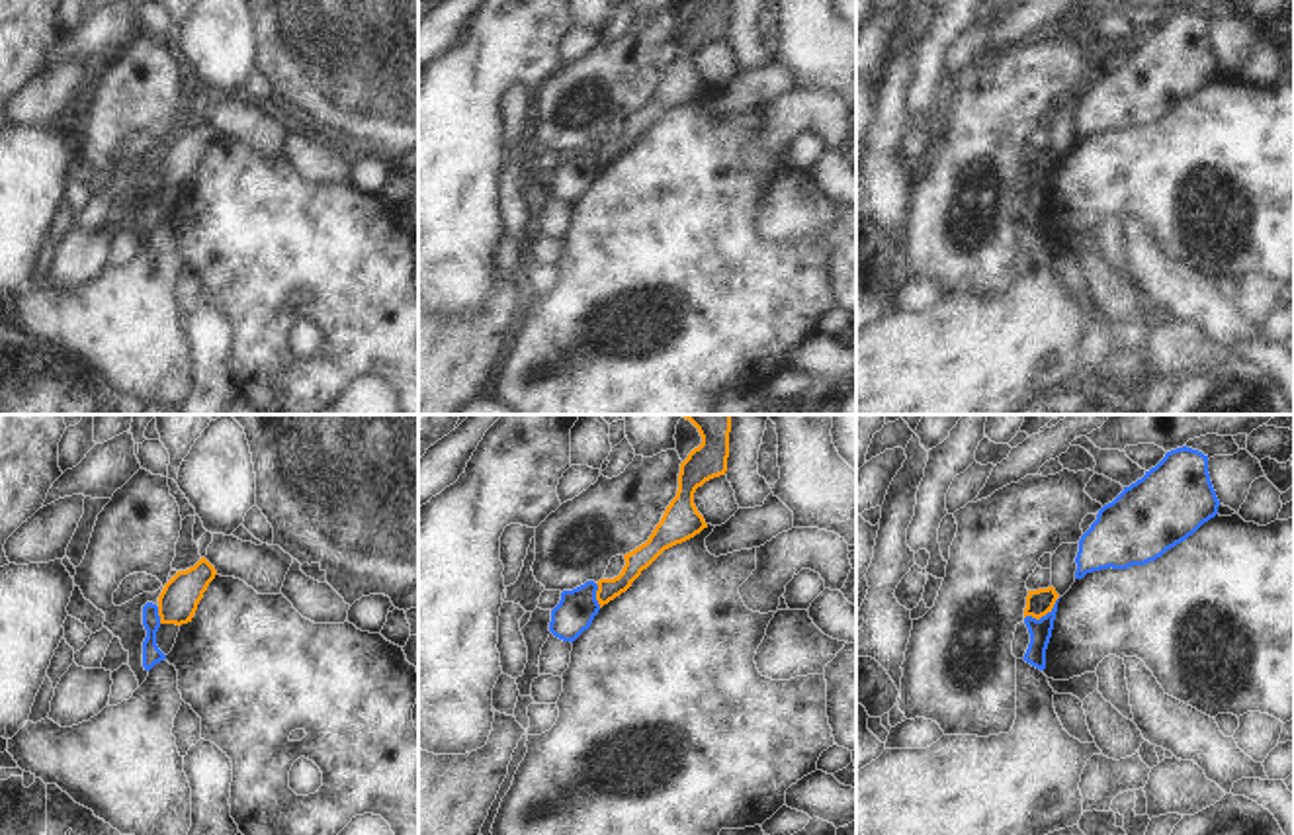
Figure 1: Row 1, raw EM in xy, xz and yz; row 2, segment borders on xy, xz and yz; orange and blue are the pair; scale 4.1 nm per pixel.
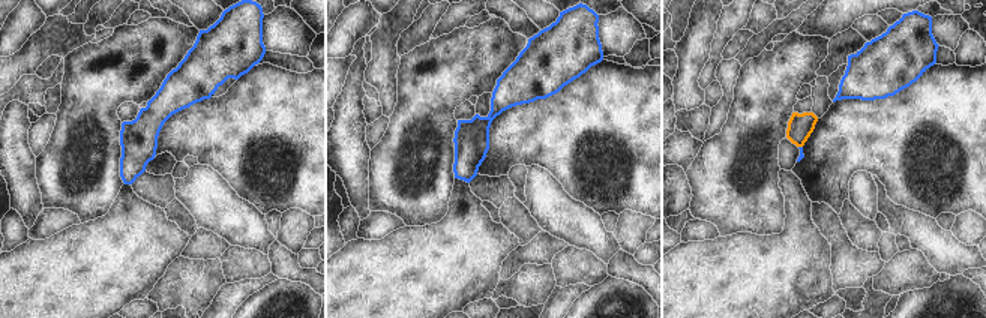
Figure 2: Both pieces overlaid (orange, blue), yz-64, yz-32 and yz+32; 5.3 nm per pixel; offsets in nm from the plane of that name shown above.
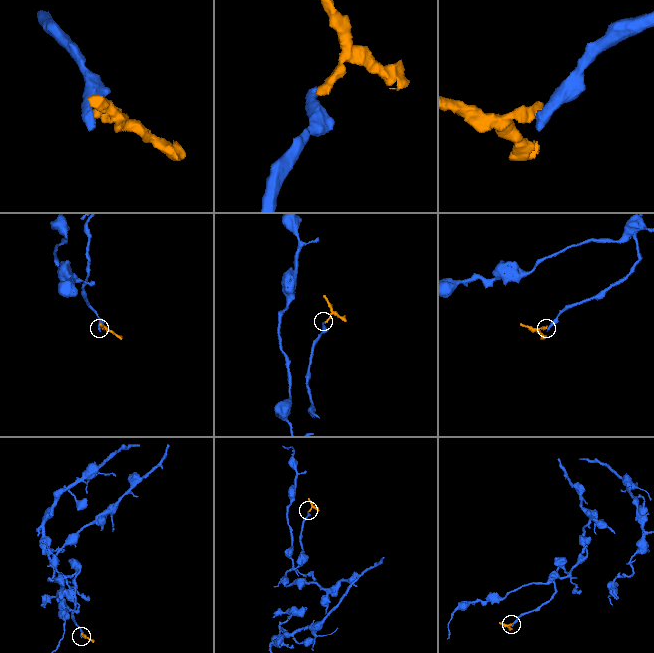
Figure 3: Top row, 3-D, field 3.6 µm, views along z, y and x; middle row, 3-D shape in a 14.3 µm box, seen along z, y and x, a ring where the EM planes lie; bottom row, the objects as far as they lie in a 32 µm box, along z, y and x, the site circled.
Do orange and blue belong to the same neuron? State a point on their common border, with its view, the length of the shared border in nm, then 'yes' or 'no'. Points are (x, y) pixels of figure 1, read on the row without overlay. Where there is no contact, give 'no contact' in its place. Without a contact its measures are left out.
contact yz (1042, 176); length 180 nm; no

